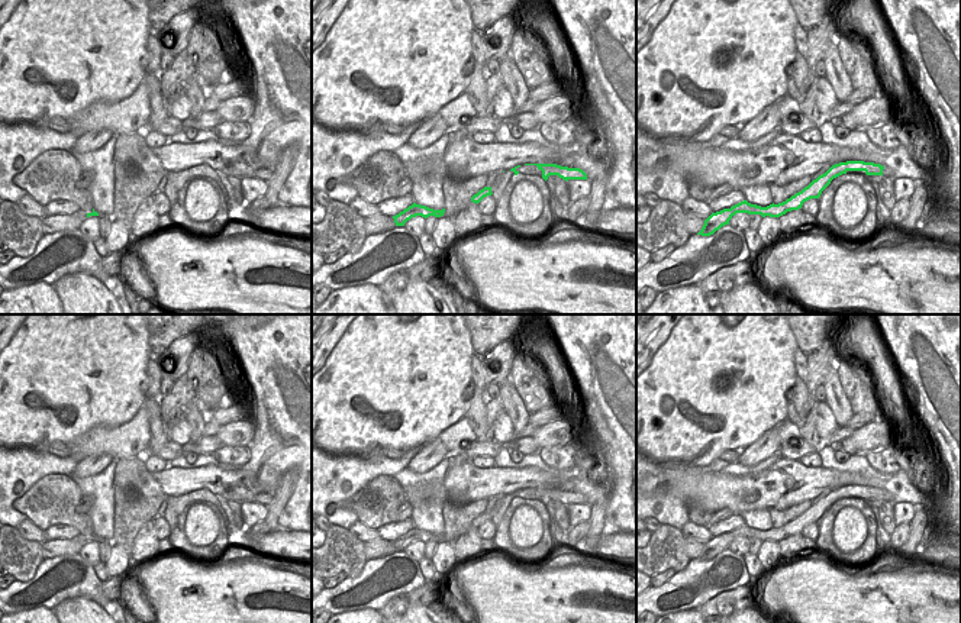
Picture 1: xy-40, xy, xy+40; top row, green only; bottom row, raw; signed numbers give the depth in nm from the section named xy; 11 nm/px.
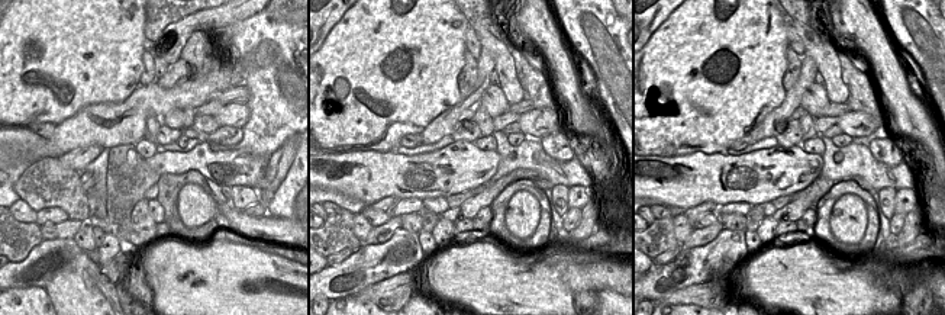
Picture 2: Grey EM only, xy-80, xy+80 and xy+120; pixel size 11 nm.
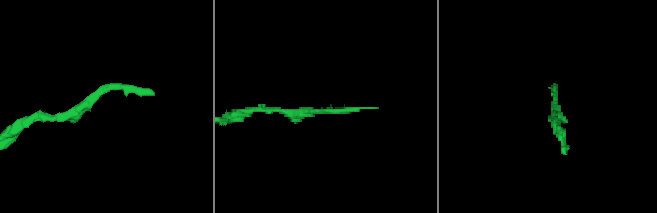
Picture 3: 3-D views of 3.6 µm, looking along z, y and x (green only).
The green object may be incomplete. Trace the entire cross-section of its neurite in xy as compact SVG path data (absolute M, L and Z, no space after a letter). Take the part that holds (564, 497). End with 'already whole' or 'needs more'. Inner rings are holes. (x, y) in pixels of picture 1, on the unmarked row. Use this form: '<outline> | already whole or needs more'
M525 488L536 490L542 496L542 503L546 506L549 500L558 500L559 503L568 504L587 504L587 498L580 493L568 493L557 488Z | already whole

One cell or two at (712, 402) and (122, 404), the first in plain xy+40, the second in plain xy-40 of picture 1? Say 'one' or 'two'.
one

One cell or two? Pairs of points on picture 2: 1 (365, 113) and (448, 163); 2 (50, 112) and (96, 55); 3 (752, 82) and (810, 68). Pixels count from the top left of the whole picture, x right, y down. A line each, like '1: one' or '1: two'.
1: two
2: one
3: two

